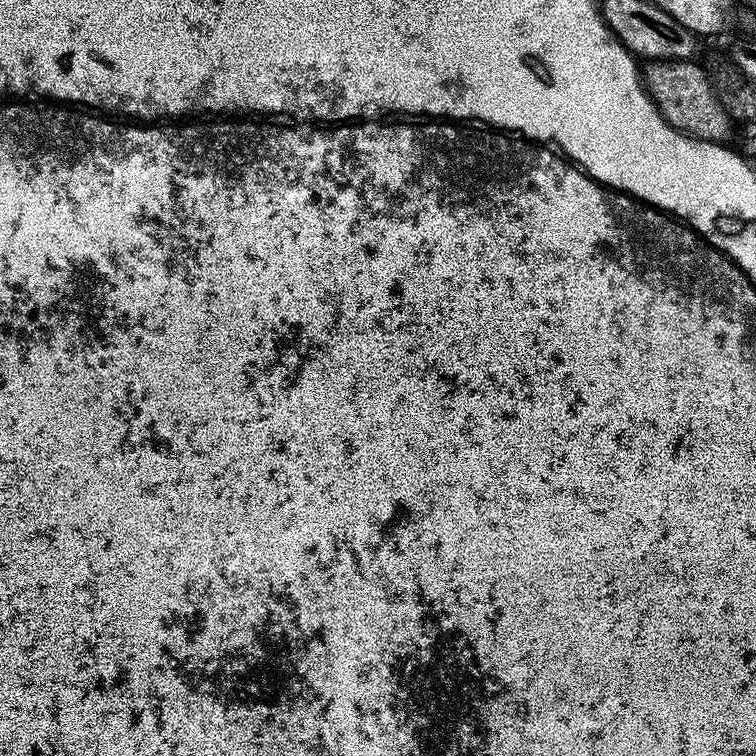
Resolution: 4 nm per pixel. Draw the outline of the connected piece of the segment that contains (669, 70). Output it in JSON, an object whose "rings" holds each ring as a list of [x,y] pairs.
{"rings":[[[657,60],[642,72],[644,86],[652,97],[660,115],[671,128],[676,128],[694,140],[707,140],[710,144],[727,141],[728,131],[734,127],[728,112],[716,97],[713,77],[702,65],[690,60]]]}

